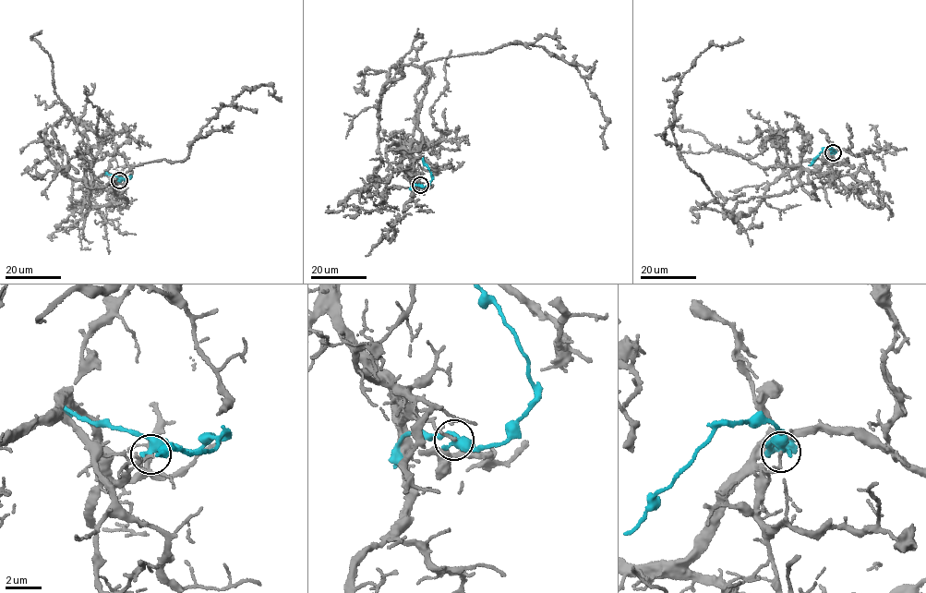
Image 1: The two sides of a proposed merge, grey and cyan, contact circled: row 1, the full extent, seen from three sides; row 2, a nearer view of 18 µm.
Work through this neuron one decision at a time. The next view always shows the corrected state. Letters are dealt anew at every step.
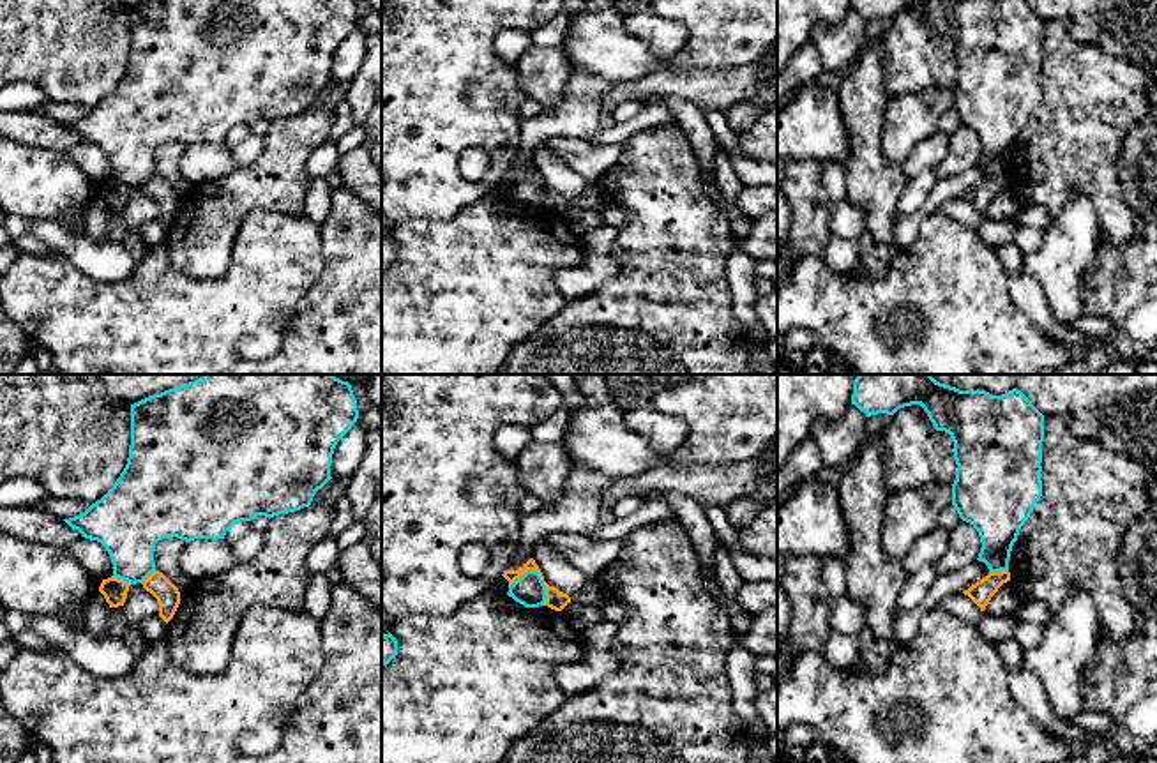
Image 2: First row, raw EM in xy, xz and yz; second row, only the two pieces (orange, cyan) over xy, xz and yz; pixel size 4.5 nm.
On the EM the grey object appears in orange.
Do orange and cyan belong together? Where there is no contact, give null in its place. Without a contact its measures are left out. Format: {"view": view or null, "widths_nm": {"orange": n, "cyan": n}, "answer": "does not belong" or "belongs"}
{"view": "xz", "widths_nm": {"orange": 90, "cyan": 140}, "answer": "does not belong"}

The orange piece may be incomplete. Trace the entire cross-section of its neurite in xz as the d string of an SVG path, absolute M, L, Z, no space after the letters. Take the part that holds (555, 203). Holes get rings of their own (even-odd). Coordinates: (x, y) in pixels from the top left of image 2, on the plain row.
M546 185L546 207L544 210L555 214L555 215L562 215L569 207L571 207L571 201L563 196L560 196L558 193L555 191L549 191Z

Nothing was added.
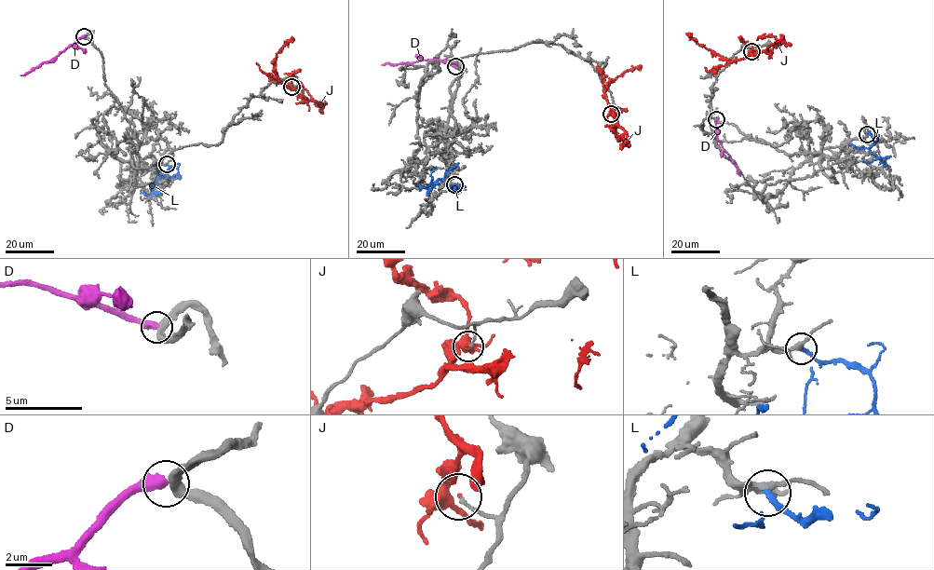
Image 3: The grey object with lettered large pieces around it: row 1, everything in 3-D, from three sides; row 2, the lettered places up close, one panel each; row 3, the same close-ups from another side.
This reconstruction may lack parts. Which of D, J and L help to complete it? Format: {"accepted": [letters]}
{"accepted": ["L"]}

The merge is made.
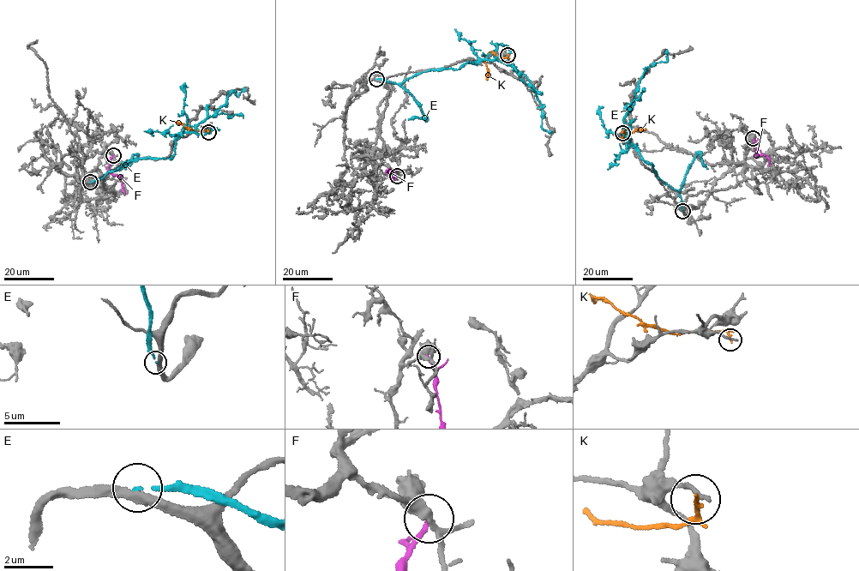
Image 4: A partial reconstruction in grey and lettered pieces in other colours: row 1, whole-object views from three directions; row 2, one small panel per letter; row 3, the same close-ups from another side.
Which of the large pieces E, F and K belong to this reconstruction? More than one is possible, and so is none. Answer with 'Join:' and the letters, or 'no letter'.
Join: no letter

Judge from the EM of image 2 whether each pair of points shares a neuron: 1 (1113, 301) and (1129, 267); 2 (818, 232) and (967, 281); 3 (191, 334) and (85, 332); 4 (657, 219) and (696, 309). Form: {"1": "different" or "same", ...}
{"1": "same", "2": "different", "3": "same", "4": "same"}

